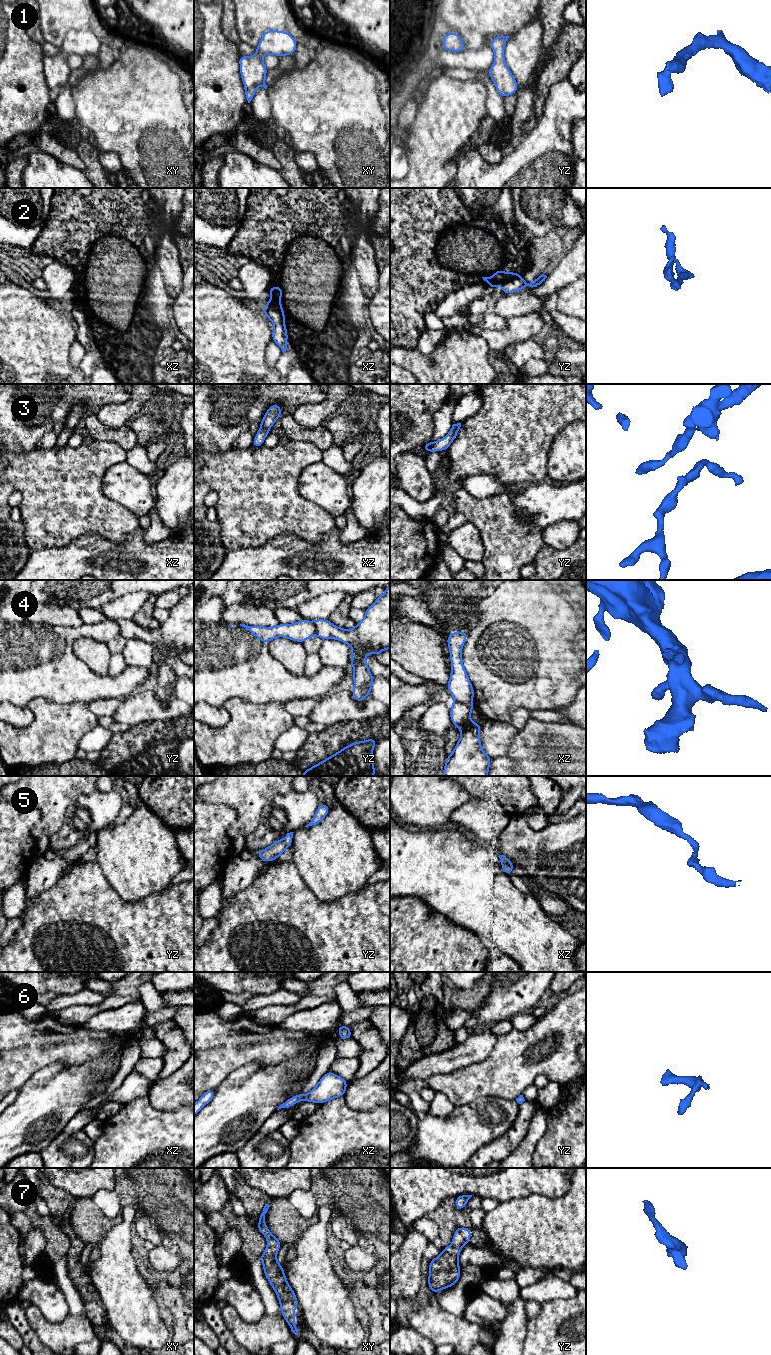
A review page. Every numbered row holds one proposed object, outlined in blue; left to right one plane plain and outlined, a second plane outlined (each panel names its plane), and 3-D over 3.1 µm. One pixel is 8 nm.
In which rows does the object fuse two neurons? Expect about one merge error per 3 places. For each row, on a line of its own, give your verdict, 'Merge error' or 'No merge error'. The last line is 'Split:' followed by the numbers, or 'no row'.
1: No merge error
2: Merge error
3: No merge error
4: Merge error
5: No merge error
6: No merge error
7: No merge error
Split: 2, 4

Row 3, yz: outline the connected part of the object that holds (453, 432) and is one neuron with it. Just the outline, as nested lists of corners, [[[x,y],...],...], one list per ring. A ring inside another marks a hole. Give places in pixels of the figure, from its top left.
[[[461,423],[453,424],[449,433],[444,438],[442,438],[436,442],[426,443],[425,445],[423,445],[422,449],[427,450],[429,453],[435,452],[435,451],[447,450],[449,445],[456,438],[460,427],[461,427]]]

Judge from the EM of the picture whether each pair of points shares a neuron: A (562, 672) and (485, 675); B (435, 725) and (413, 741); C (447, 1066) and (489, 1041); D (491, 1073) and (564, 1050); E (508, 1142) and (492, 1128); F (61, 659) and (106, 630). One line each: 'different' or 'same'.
A: same
B: different
C: same
D: same
E: different
F: same

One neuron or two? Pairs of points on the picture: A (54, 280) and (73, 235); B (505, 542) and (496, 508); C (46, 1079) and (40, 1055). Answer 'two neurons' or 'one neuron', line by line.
A: two neurons
B: one neuron
C: two neurons

